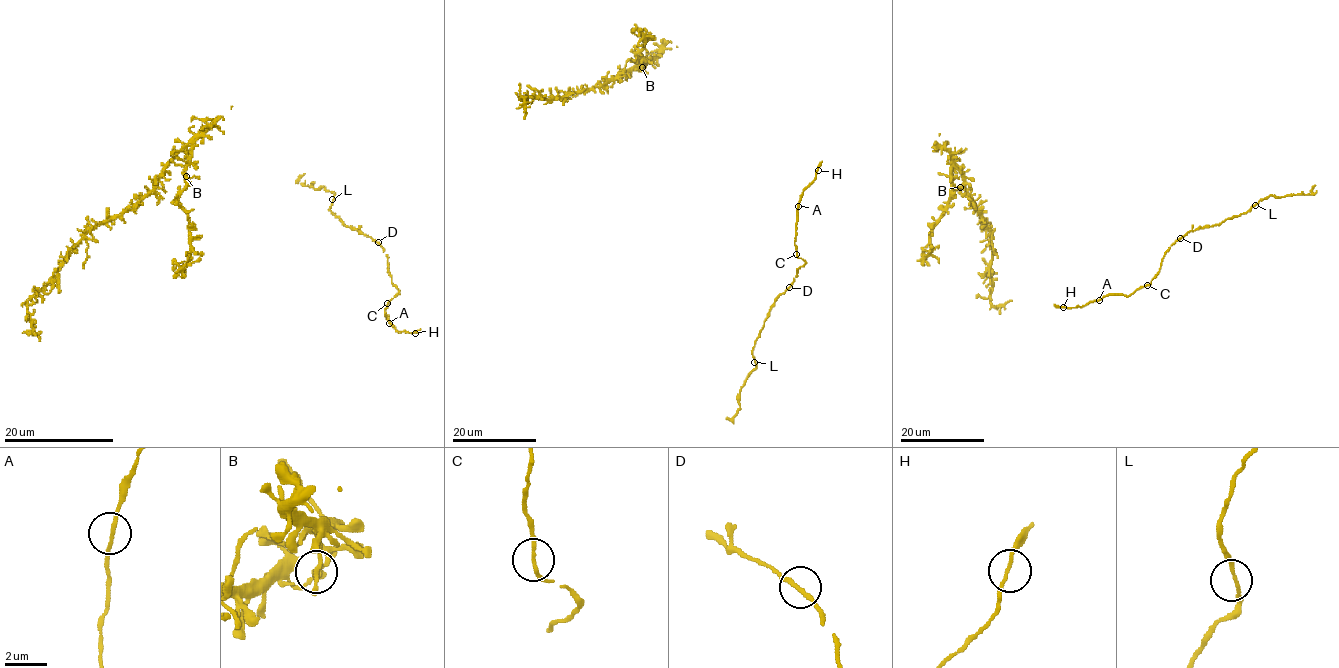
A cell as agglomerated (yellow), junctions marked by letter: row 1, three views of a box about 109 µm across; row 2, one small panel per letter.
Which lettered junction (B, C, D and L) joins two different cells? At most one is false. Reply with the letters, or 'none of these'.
none of these

